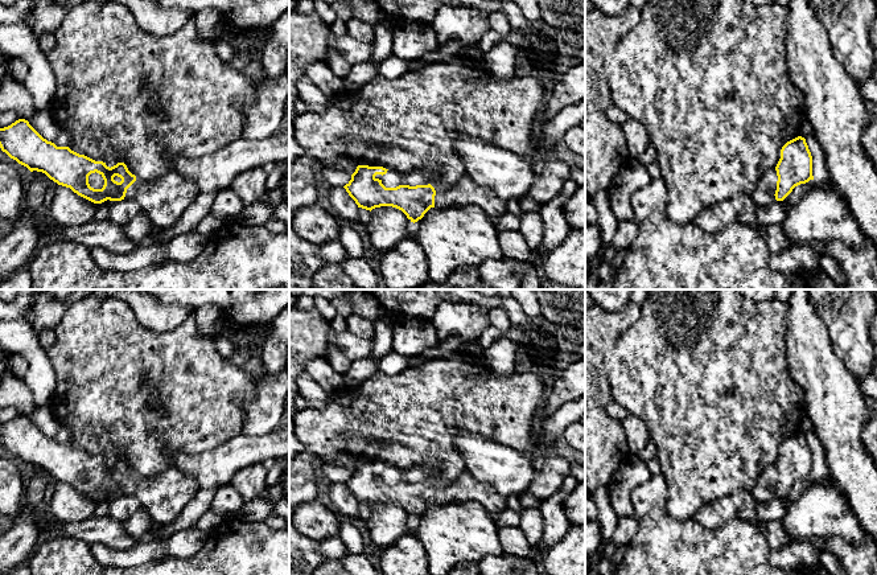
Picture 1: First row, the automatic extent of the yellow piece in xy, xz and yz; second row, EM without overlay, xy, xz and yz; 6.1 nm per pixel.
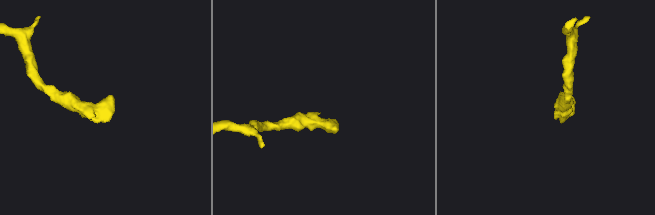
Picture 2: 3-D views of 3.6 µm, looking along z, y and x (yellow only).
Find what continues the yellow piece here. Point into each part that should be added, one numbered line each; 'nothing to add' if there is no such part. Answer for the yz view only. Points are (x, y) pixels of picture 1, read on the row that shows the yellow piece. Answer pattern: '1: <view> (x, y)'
1: yz (764, 194)

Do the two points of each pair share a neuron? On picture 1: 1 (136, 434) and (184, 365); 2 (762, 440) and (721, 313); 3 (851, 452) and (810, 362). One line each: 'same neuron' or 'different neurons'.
1: same neuron
2: same neuron
3: same neuron

